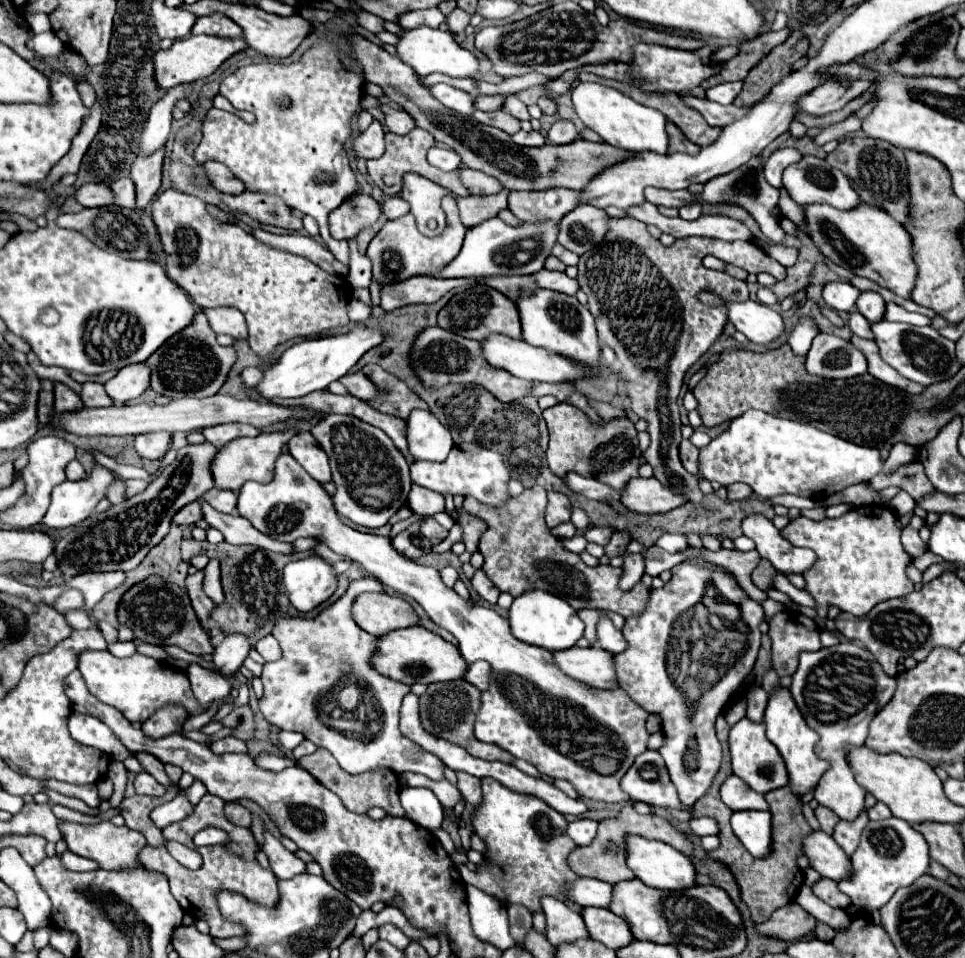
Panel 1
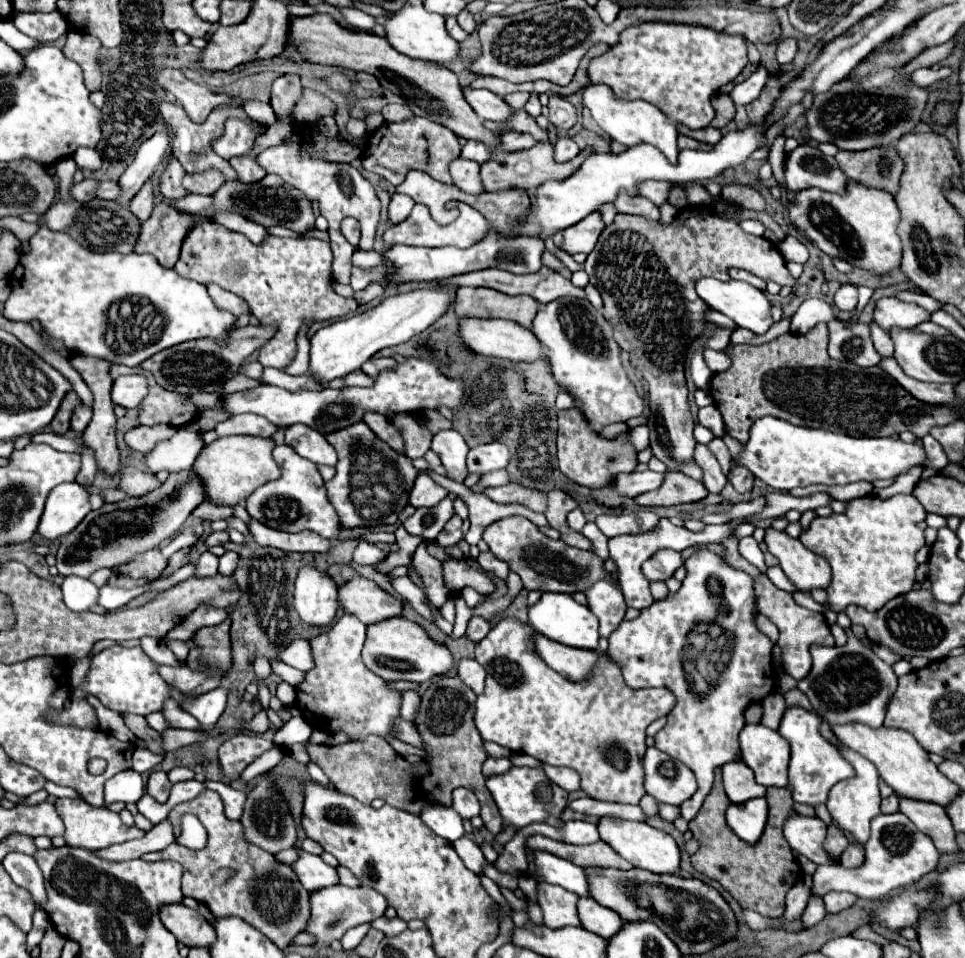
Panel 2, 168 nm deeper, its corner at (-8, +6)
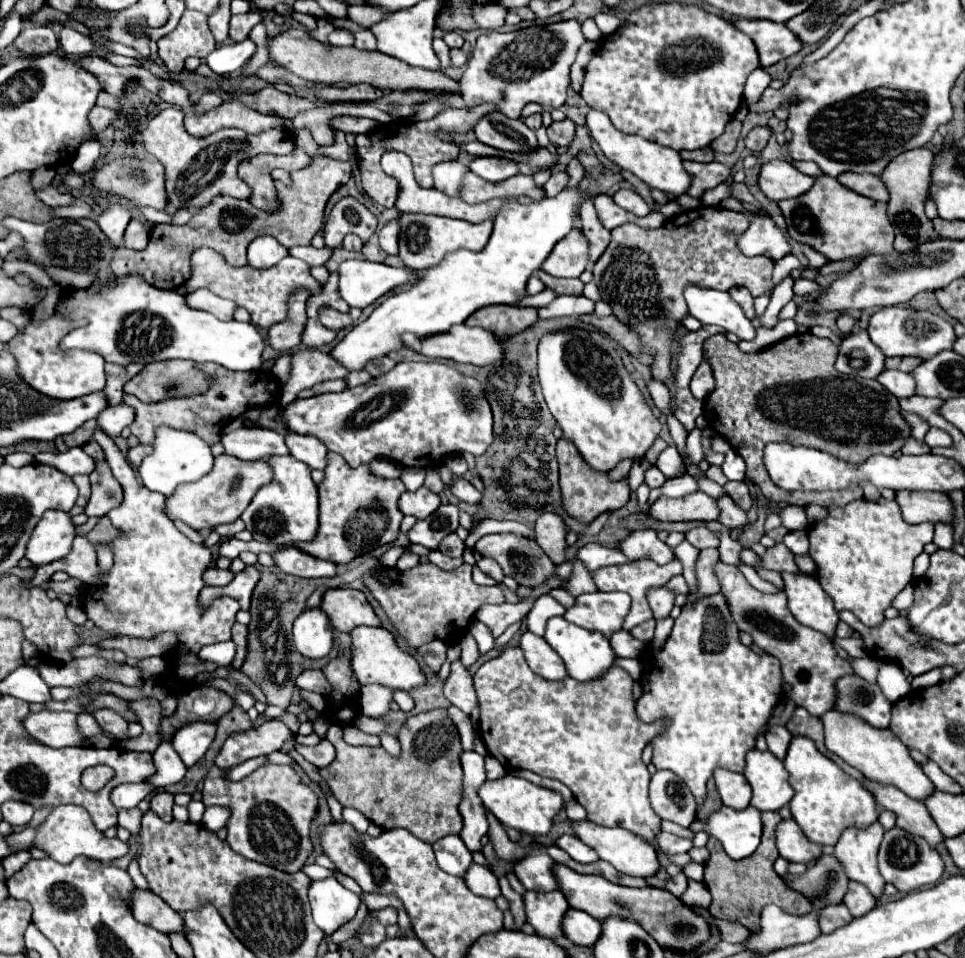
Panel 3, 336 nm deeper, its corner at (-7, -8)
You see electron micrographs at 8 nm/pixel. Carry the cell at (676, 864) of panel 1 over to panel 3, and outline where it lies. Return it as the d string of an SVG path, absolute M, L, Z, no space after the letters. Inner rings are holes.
M587 819L583 821L573 821L571 829L575 833L575 837L579 837L585 845L593 847L599 855L599 859L611 863L617 871L625 873L625 875L633 875L633 877L651 877L657 873L659 869L659 861L657 861L657 853L649 843L643 843L643 839L639 839L637 835L633 835L627 829L607 829L607 827L599 827Z

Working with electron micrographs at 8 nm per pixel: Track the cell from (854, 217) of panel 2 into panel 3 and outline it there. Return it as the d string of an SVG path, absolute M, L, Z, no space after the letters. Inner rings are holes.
M829 175L815 177L815 183L807 193L793 199L783 199L777 205L783 211L791 239L811 245L829 261L893 251L893 225L887 219L887 203L865 199Z

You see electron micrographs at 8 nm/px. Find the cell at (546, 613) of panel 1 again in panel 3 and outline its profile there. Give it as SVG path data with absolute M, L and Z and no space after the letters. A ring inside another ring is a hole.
M563 617L549 619L547 631L545 631L545 641L563 659L567 675L573 677L575 681L581 681L581 683L601 679L613 667L613 661L617 659L615 651L611 649L609 639L603 633L599 633L599 631L587 631L587 629L575 625L575 623L567 623Z

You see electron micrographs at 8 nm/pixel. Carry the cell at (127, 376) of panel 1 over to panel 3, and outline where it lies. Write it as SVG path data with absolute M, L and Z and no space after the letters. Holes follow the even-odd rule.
M119 403L115 407L107 407L99 417L97 417L97 427L107 433L111 439L119 437L125 427L129 427L135 419L135 411L131 411L129 405Z

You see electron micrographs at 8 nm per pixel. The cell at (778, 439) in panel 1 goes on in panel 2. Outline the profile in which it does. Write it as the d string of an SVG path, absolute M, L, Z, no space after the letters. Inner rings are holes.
M758 417L750 427L750 437L742 445L736 465L746 467L754 477L762 479L776 491L790 491L792 487L806 487L812 483L822 485L846 485L854 481L876 481L876 479L890 479L898 477L906 469L914 465L924 465L926 453L916 443L904 443L900 439L872 439L872 437L850 437L846 433L832 433L826 429L808 429L800 425L792 425L778 417Z

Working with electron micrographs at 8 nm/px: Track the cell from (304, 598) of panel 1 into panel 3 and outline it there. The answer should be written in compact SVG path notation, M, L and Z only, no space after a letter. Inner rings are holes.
M305 609L293 623L295 649L307 659L327 657L333 647L331 621L321 609Z

